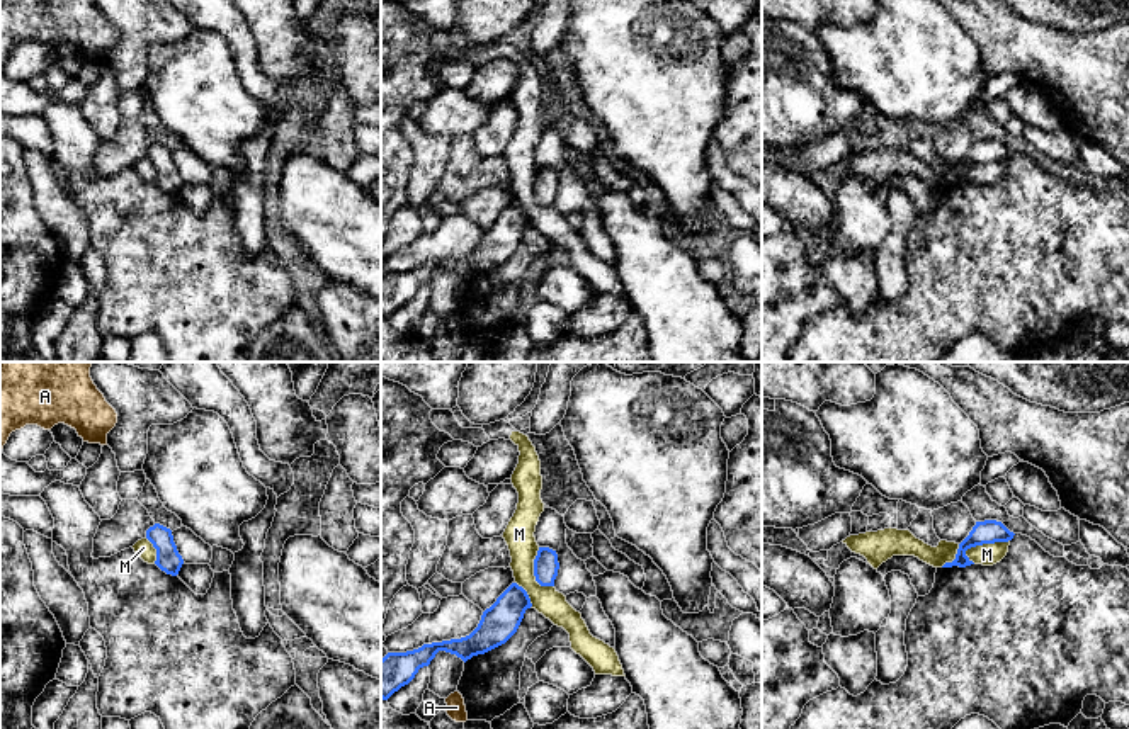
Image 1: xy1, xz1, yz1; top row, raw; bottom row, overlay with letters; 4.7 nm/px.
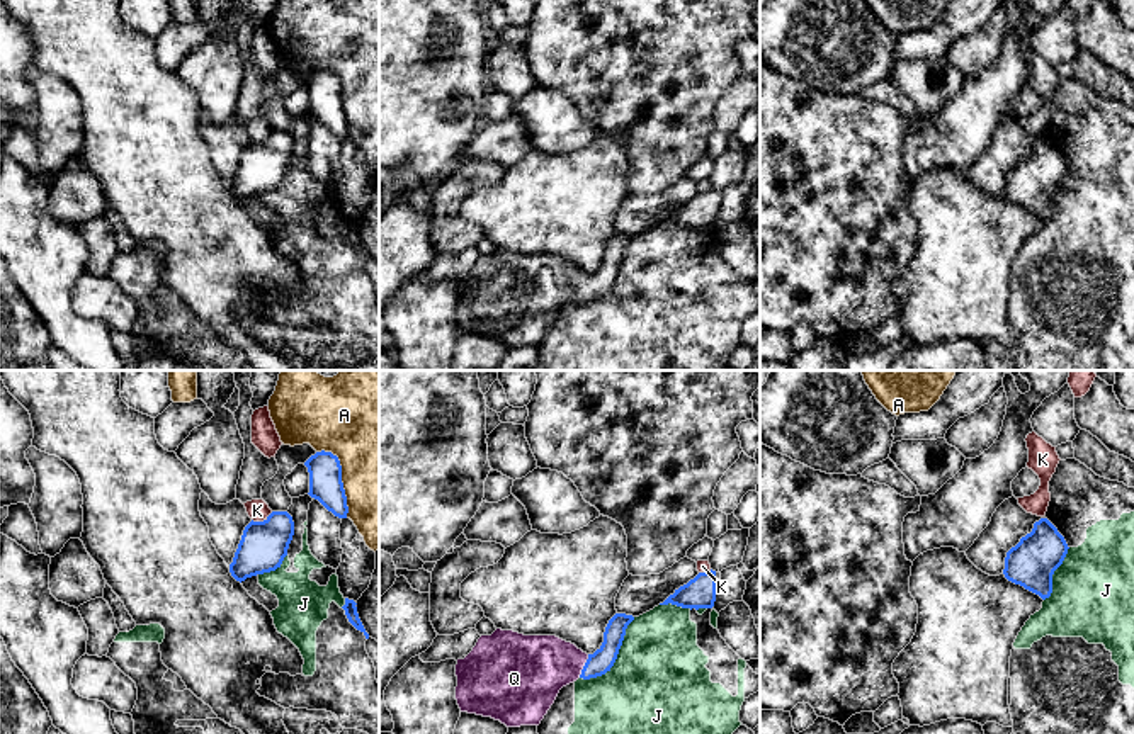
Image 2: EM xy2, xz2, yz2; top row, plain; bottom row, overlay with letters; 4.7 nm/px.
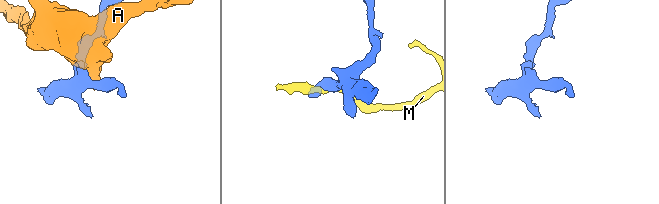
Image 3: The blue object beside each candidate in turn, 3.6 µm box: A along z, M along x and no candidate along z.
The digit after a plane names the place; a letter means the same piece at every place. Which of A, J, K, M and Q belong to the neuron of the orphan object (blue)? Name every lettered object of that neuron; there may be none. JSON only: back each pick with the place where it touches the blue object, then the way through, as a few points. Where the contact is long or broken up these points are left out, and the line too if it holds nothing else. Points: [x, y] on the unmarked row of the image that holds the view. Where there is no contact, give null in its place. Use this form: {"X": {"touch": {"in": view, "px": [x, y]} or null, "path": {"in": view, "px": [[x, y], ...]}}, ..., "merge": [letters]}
{"Q": {"touch": {"in": "xz2", "px": [584, 286]}, "path": {"in": "xz2", "px": [[602, 279], [584, 286], [543, 286], [531, 289]]}}, "merge": ["Q"]}

